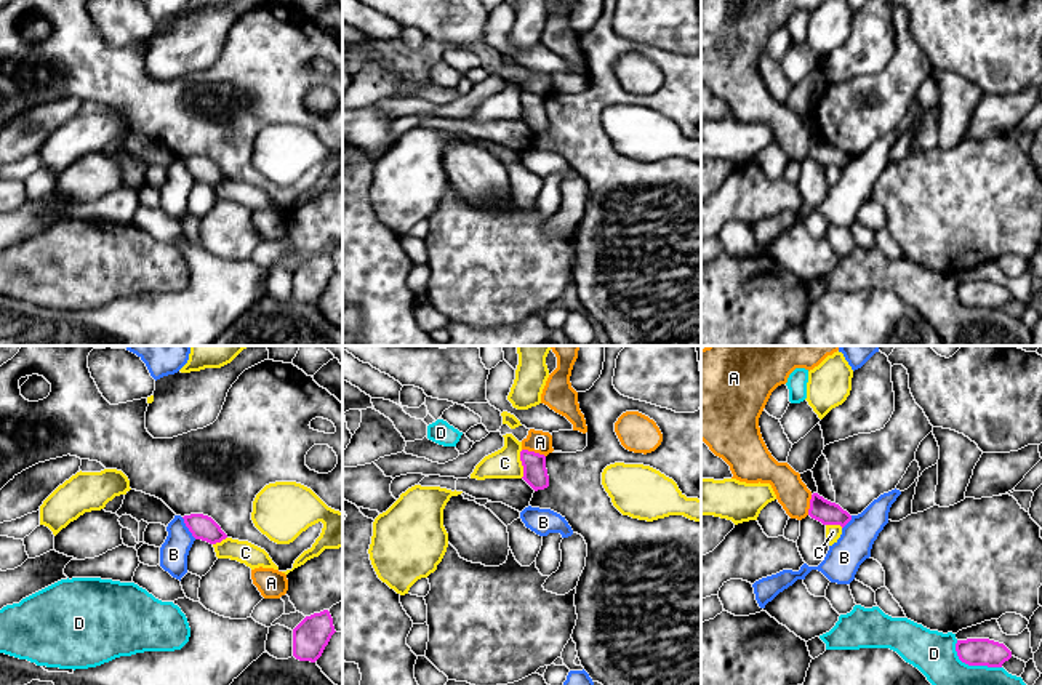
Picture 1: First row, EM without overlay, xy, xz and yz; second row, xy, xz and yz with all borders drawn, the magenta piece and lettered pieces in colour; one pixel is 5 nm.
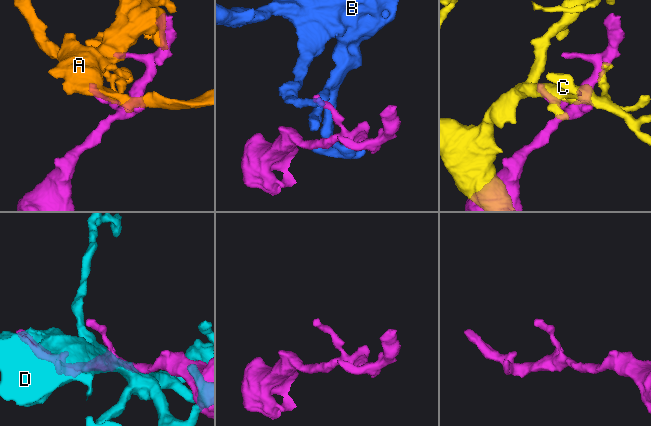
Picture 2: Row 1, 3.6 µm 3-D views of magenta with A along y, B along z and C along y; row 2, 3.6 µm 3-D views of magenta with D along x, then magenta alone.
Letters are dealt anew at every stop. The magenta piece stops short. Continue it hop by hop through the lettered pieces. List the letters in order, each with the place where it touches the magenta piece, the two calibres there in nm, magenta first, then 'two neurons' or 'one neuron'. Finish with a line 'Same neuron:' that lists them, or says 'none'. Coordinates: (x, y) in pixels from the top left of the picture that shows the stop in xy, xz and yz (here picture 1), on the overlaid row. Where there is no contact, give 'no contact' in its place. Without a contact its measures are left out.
A: xz (533, 452) | 120/110 nm | two neurons
B: xy (188, 527) | 130/140 nm | two neurons
C: xz (522, 464) | 120/150 nm | two neurons
D: yz (972, 664) | 140/220 nm | two neurons
Same neuron: none

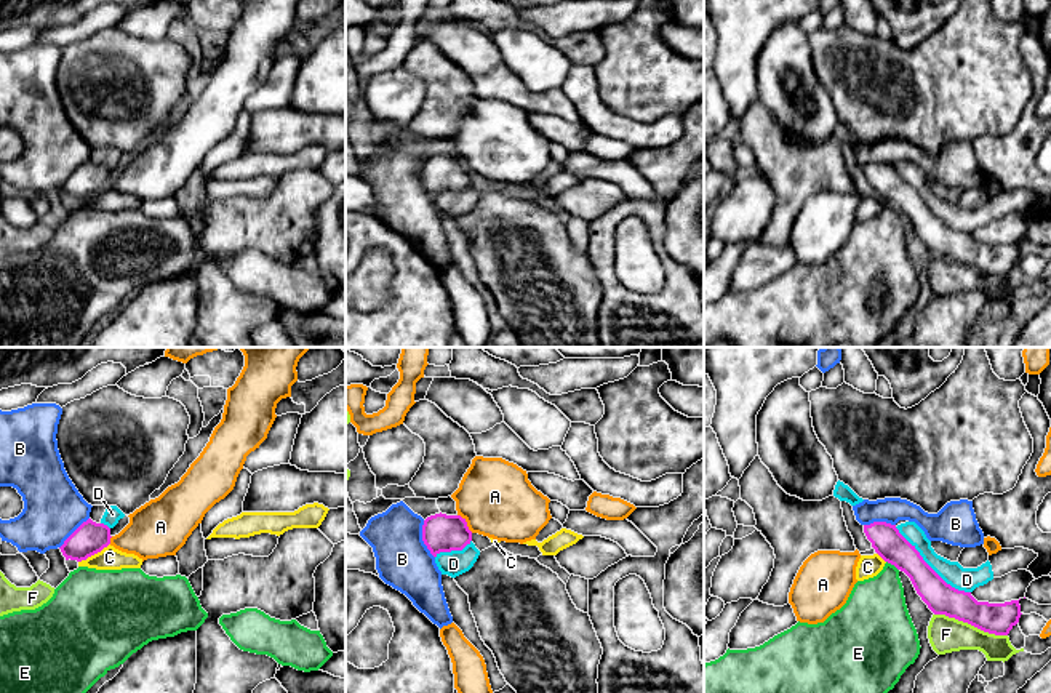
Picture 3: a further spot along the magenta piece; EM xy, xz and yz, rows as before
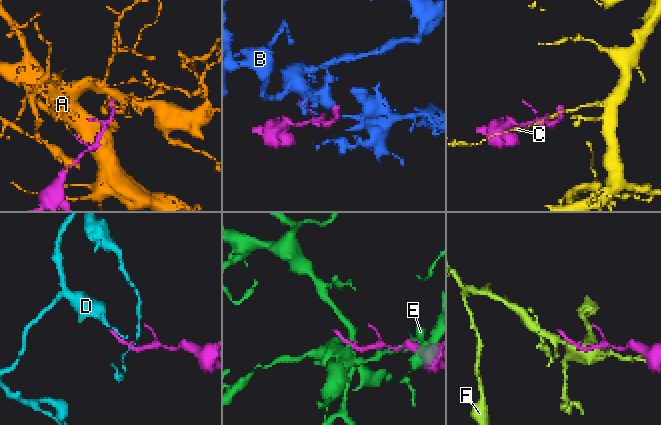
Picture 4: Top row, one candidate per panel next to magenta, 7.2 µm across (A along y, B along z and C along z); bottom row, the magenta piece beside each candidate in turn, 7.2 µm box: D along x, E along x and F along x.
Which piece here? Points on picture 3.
A: xz (466, 524) | 190/380 nm | two neurons
B: xz (423, 540) | 190/280 nm | two neurons
C: xy (93, 554) | 160/110 nm | two neurons
D: yz (930, 567) | 160/120 nm | two neurons
E: yz (893, 564) | 160/300 nm | two neurons
F: yz (971, 624) | 160/180 nm | two neurons
Same neuron: none

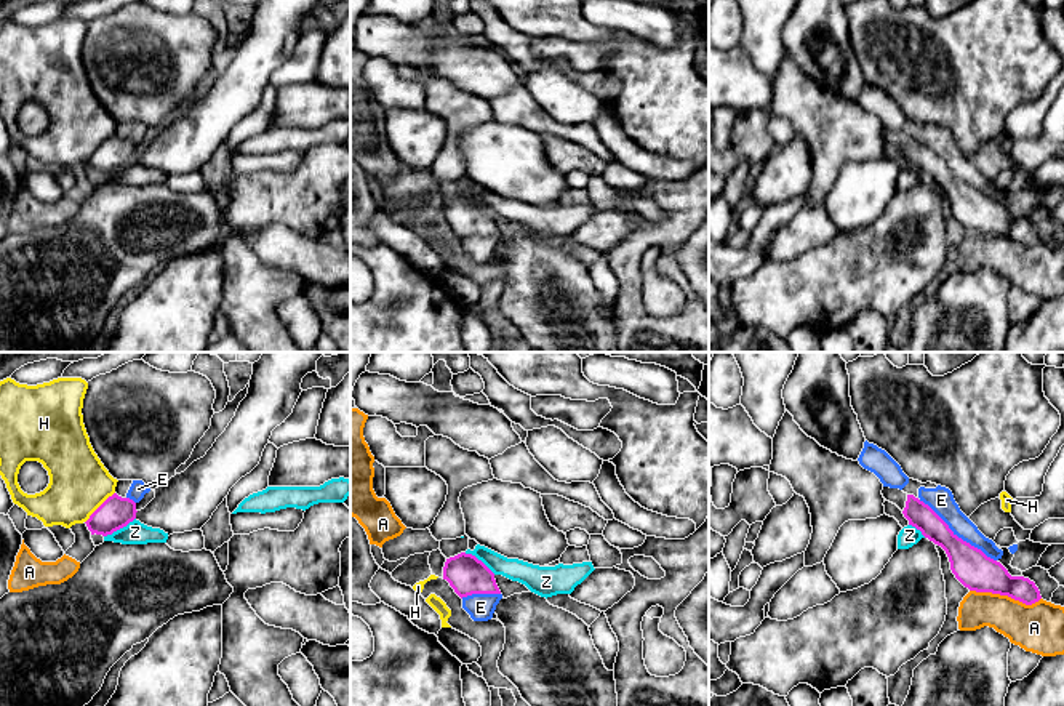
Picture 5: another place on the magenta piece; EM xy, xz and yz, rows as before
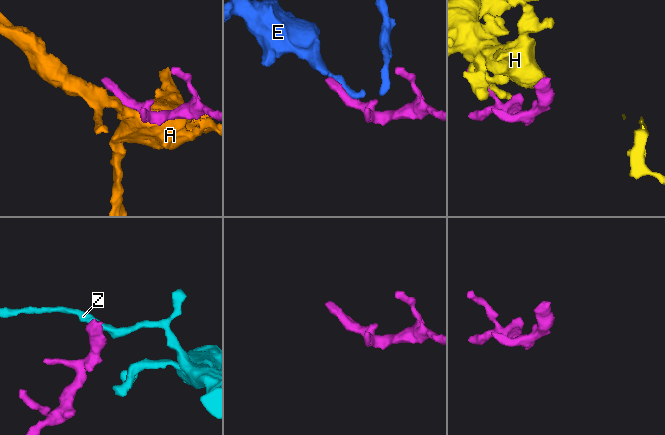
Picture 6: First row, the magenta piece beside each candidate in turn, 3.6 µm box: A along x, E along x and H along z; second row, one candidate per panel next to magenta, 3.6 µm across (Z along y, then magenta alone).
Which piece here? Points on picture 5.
A: yz (1005, 594) | 190/260 nm | two neurons
E: yz (956, 535) | 190/130 nm | two neurons
H: xy (98, 508) | 160/300 nm | two neurons
Z: xy (119, 529) | 160/110 nm | two neurons
Same neuron: none

